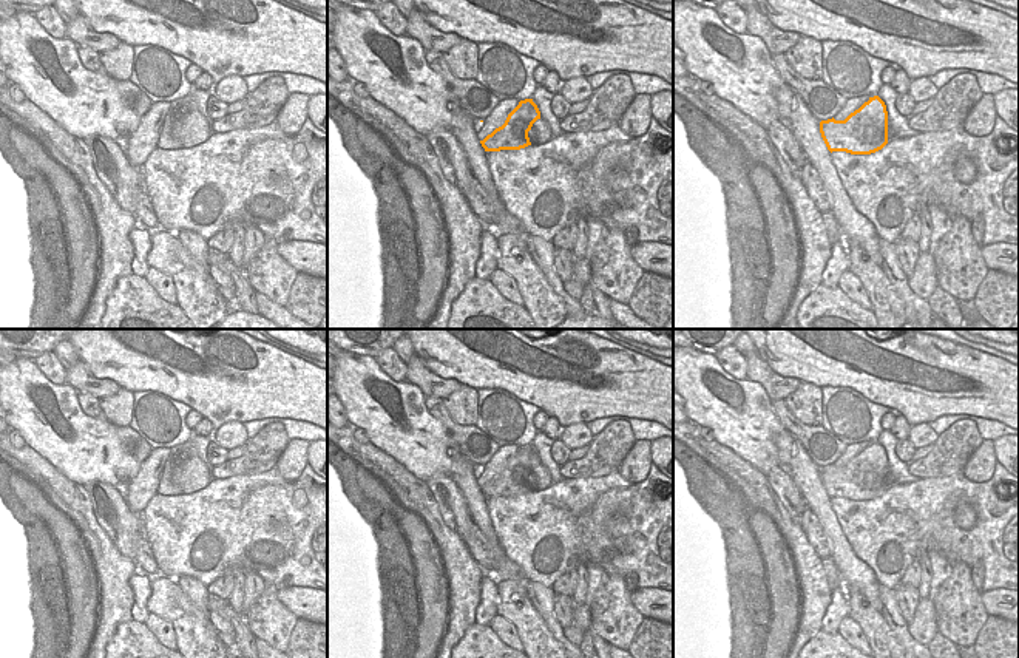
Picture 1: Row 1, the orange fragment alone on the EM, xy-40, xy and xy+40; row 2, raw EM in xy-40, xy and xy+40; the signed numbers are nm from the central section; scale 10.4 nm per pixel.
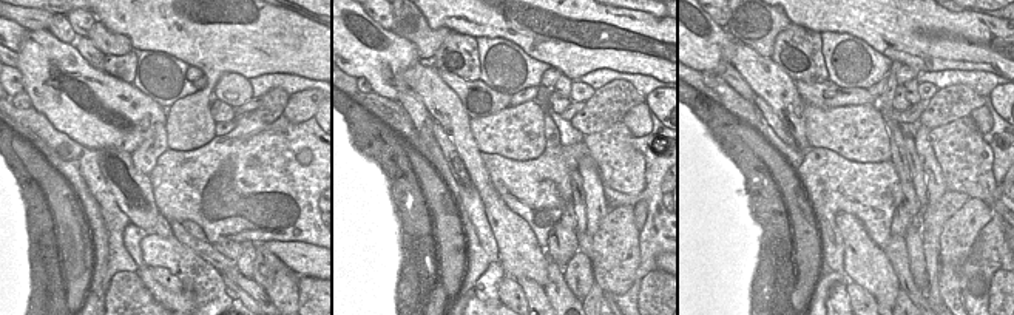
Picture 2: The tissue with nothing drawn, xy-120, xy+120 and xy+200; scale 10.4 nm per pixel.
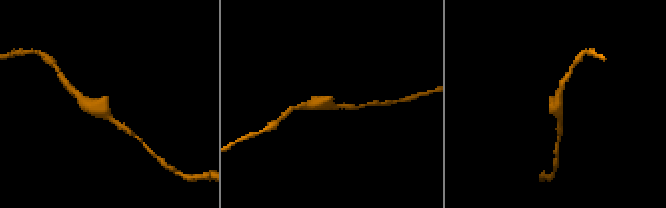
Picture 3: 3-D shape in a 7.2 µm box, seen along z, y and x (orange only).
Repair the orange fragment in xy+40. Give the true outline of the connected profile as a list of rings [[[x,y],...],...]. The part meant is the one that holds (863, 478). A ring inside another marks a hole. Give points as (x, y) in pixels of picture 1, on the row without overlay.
[[[869,443],[845,466],[828,465],[820,468],[820,479],[832,497],[851,500],[871,500],[888,490],[888,457],[879,443]]]

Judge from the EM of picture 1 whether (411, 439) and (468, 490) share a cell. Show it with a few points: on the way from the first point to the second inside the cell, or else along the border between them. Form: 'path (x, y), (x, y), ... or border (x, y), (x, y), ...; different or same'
border (462, 454), (453, 465), (450, 476); different

